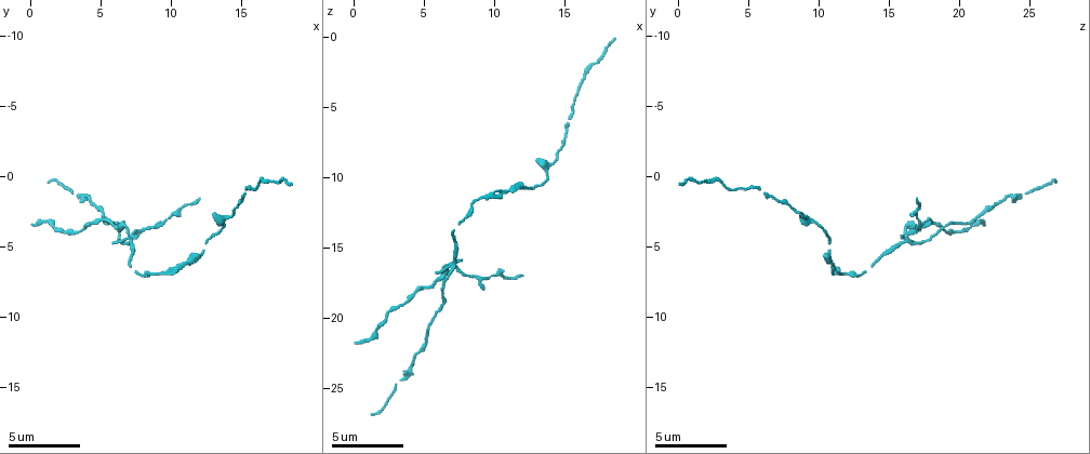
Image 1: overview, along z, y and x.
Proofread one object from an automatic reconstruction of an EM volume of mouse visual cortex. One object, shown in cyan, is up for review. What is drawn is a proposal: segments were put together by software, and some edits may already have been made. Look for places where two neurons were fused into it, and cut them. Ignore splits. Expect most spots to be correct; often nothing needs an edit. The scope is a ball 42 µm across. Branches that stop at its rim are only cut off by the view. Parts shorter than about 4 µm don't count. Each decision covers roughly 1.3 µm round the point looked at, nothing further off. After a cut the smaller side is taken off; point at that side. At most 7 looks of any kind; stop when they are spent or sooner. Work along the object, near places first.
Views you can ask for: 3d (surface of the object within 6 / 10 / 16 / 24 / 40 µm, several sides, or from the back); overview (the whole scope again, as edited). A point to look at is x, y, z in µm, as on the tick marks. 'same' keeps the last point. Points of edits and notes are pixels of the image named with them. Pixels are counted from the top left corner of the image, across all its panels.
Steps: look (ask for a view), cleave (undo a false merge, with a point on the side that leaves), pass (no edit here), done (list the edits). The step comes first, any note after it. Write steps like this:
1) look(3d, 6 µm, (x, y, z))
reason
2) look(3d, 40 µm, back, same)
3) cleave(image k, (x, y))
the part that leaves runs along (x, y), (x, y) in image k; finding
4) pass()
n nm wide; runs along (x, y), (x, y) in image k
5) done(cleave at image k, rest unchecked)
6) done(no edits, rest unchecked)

look(3d, 16 µm, (7.0, 4.6, 16.6))
four or more arms meet

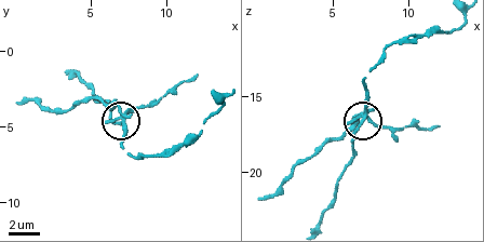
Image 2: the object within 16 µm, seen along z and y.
look(3d, 16 µm, back, (7.0, 4.6, 16.4))

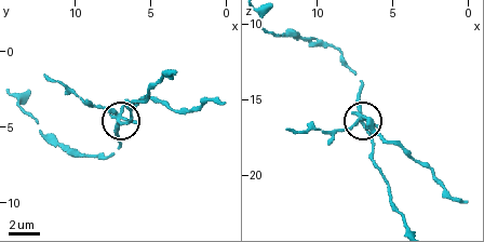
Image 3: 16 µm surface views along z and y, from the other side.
cleave(image 3, (138, 123))
side arm 10 µm; the part that leaves runs along (361, 116), (384, 137), (403, 146), (449, 192), (465, 201) in image 3; a second neuron is stuck on

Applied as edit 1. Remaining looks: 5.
look(3d, 6 µm, (8.4, 7.0, 12.0))

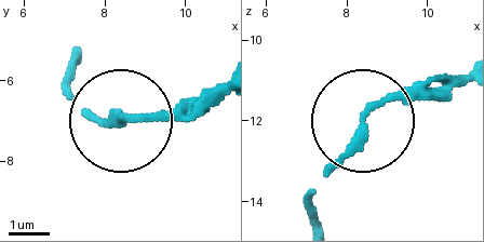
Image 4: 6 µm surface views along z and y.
pass()
continuous, no second neuron

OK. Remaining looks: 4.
look(3d, 10 µm, (13.6, 3.6, 10.2))
calibre changes

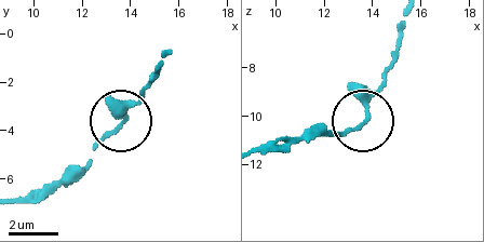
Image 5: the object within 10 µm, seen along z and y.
pass()
continuous, no second neuron

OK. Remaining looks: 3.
look(3d, 10 µm, (15.6, 1.0, 5.6))
calibre changes

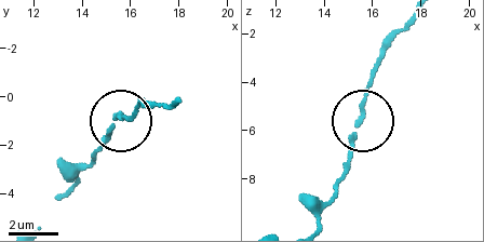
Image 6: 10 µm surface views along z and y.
pass()
one neuron here

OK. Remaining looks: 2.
done(cleave at image 3, rest unchecked)

